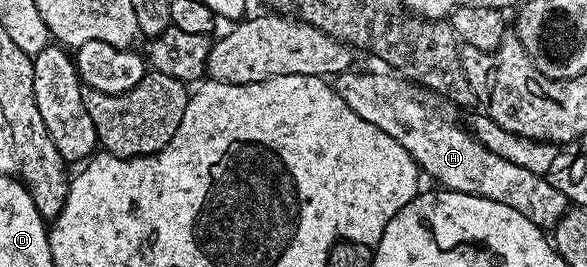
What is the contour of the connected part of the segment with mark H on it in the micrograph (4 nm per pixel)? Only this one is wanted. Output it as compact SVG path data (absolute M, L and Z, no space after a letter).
M348 72L338 75L334 79L333 85L335 91L341 96L341 100L345 100L345 104L349 104L349 108L353 108L353 112L357 112L357 116L361 116L361 120L369 120L369 124L376 126L381 132L385 132L389 136L393 136L393 140L397 140L397 144L401 144L401 148L405 148L405 152L409 152L416 163L421 167L422 173L427 174L431 178L436 178L438 185L445 190L456 190L457 192L465 192L466 194L476 194L485 200L497 200L497 204L509 204L509 208L514 208L517 212L521 212L521 216L526 216L528 220L533 220L533 224L544 228L553 228L561 220L561 216L567 213L569 203L567 197L557 188L553 188L553 184L549 184L549 180L545 180L541 176L537 176L533 172L529 172L529 168L521 168L521 164L513 164L509 160L505 160L505 156L497 156L497 152L489 152L489 148L485 148L485 144L481 144L475 139L474 133L470 129L459 127L459 122L455 119L456 111L452 109L446 101L440 100L438 97L432 96L430 93L421 92L420 87L404 80L402 77L396 76L391 72L383 72L387 74L355 74L356 72Z

